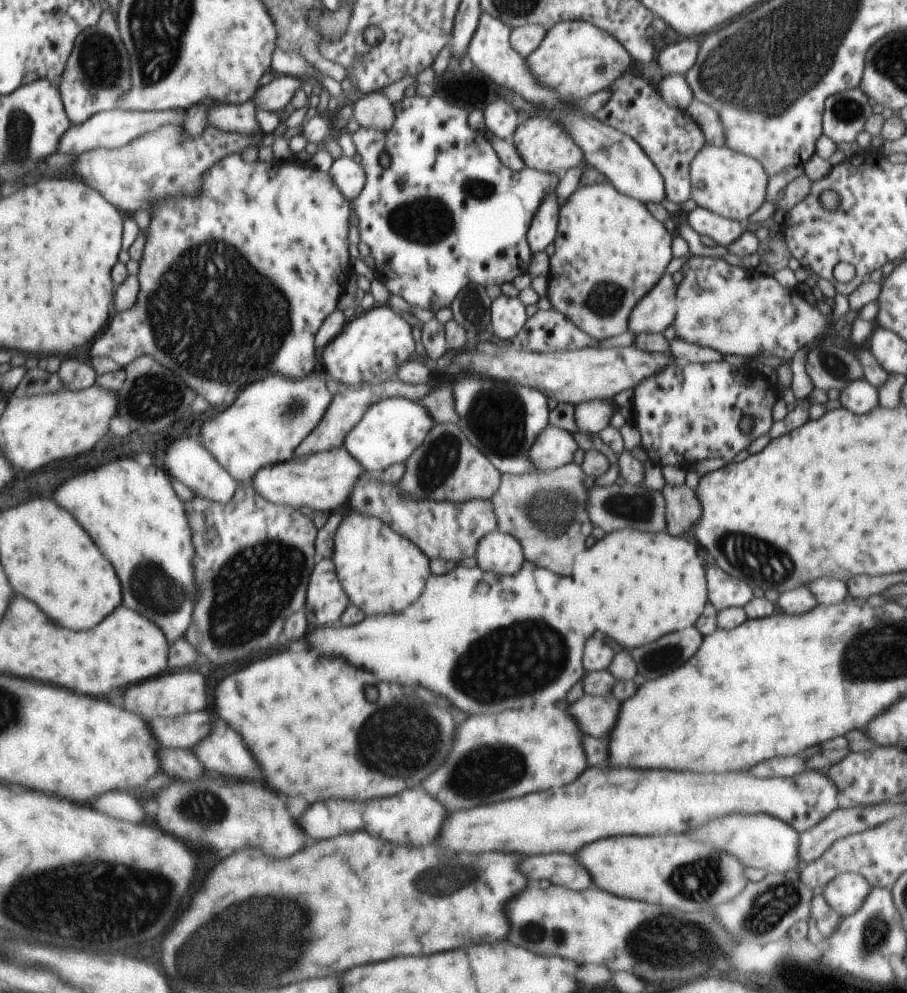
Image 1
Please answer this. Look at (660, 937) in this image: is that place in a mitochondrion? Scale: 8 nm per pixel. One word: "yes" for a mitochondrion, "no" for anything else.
yes

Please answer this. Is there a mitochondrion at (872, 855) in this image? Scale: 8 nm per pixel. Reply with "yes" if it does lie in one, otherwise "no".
no

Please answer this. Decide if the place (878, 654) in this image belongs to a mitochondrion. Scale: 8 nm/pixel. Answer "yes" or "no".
yes

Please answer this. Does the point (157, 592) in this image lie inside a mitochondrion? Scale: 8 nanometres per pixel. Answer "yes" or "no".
yes

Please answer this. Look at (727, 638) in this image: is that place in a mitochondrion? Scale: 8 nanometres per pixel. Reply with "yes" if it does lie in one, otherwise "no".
no

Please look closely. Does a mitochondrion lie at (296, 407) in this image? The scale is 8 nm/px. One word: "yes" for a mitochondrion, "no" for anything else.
yes

